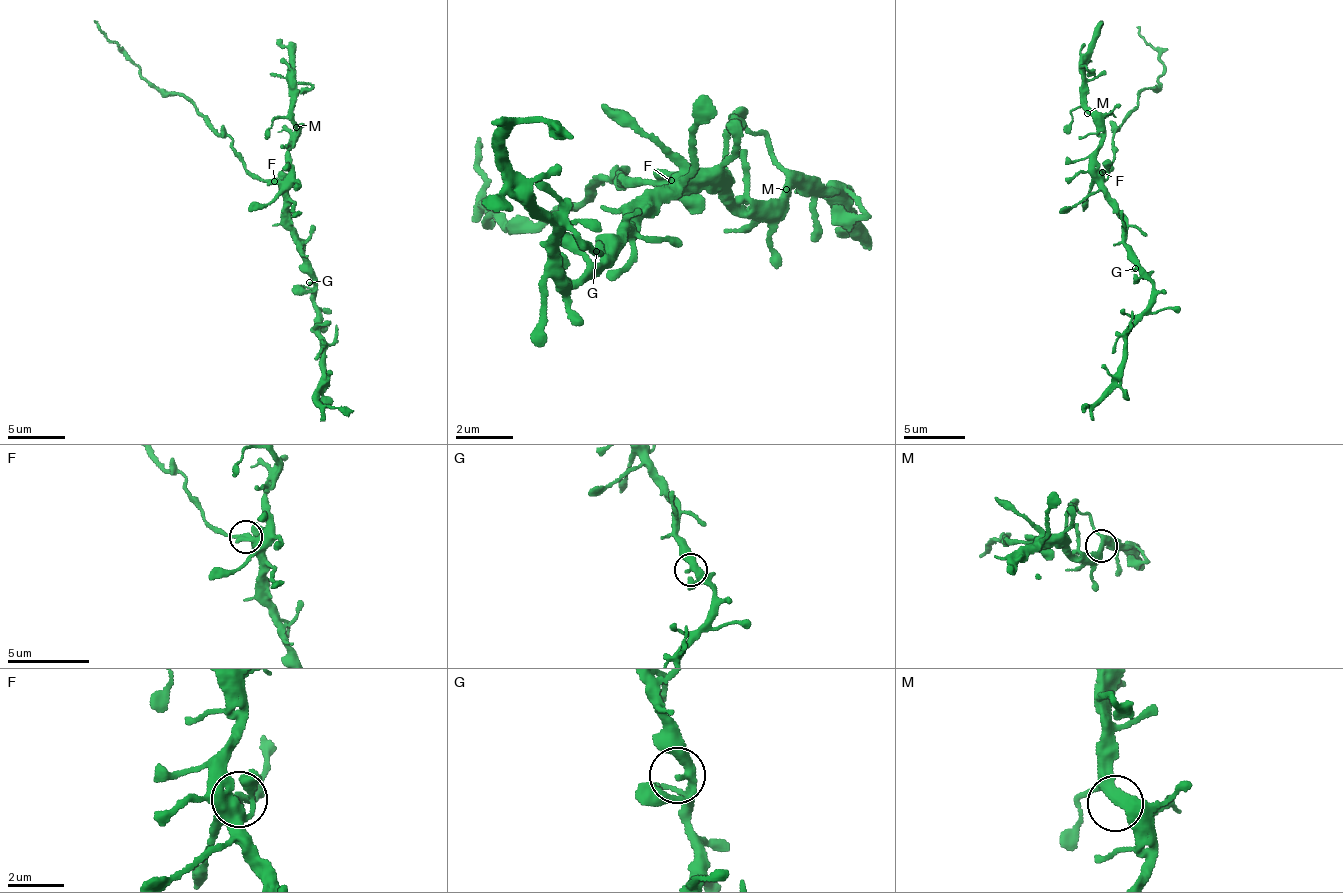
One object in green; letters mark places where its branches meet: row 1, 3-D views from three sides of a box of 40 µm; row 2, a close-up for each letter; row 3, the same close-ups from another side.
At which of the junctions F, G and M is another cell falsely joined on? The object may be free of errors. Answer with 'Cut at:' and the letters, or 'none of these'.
Cut at: F

